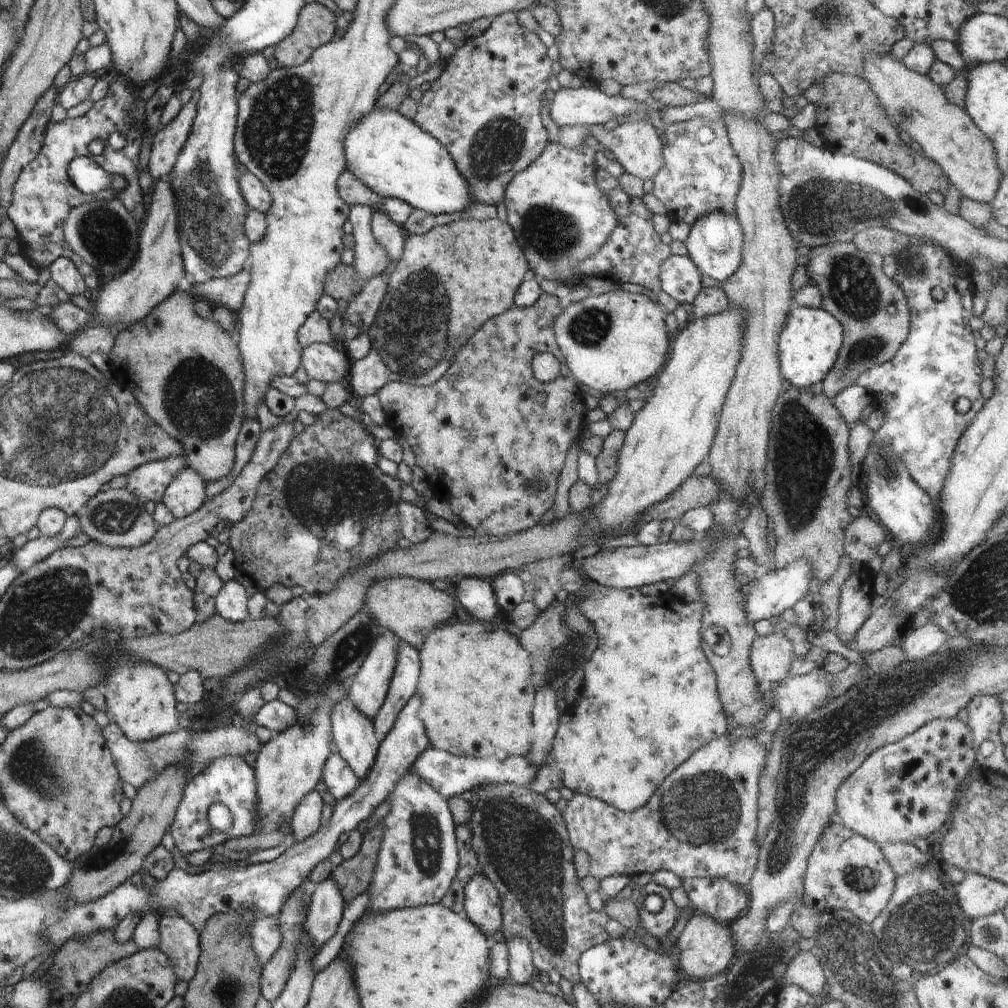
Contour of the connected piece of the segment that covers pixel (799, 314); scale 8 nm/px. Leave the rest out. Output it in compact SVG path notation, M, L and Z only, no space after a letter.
M796 306L789 311L779 337L779 362L782 377L796 389L810 391L824 381L836 363L843 346L843 329L840 322L823 309Z

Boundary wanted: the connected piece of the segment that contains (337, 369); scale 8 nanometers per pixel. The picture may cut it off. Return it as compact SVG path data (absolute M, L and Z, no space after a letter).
M313 343L301 350L301 366L308 380L347 385L350 360L343 346Z

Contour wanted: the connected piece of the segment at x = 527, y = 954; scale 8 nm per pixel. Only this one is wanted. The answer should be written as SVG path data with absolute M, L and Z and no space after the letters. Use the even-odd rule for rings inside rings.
M512 935L504 944L508 952L509 980L520 985L531 984L537 974L533 968L529 943L524 937Z

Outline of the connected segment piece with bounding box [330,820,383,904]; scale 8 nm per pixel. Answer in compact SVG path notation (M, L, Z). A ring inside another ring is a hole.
M383 820L369 832L362 835L358 853L333 868L331 880L339 887L340 895L346 904L369 890L371 875L377 862L377 851L381 841Z

